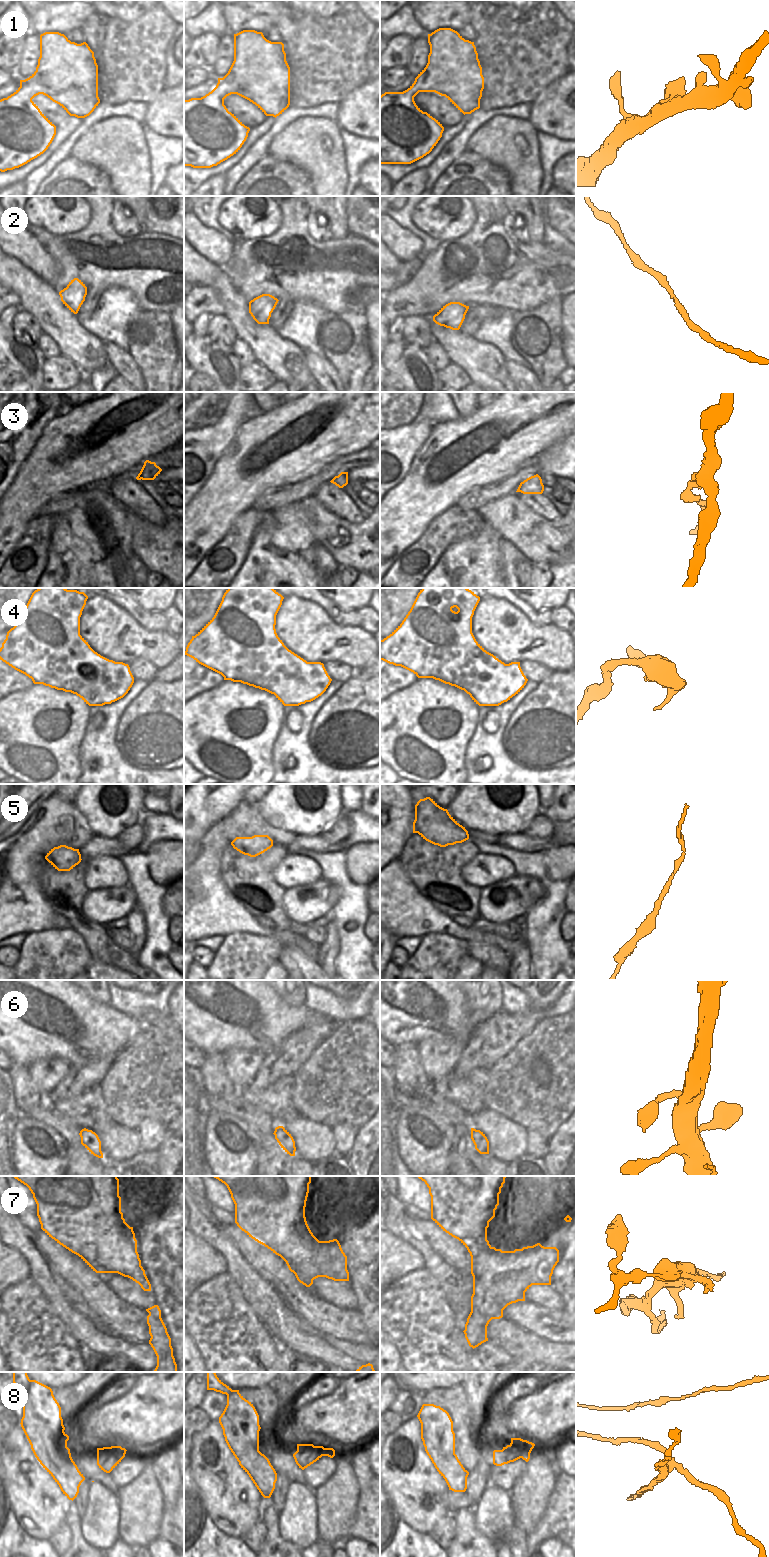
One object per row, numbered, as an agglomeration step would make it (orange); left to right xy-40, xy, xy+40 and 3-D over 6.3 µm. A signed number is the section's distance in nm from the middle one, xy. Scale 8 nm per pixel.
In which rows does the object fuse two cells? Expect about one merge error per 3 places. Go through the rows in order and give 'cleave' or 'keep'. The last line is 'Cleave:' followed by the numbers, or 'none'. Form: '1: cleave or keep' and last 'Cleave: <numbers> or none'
1: keep
2: keep
3: keep
4: cleave
5: keep
6: keep
7: cleave
8: cleave
Cleave: 4, 7, 8

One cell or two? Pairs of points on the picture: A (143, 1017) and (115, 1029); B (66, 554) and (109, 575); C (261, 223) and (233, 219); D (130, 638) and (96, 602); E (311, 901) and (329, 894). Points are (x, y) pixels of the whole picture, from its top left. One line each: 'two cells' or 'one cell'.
A: two cells
B: one cell
C: one cell
D: one cell
E: one cell

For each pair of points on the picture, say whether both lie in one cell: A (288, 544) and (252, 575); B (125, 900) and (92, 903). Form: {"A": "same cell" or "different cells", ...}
{"A": "same cell", "B": "same cell"}

